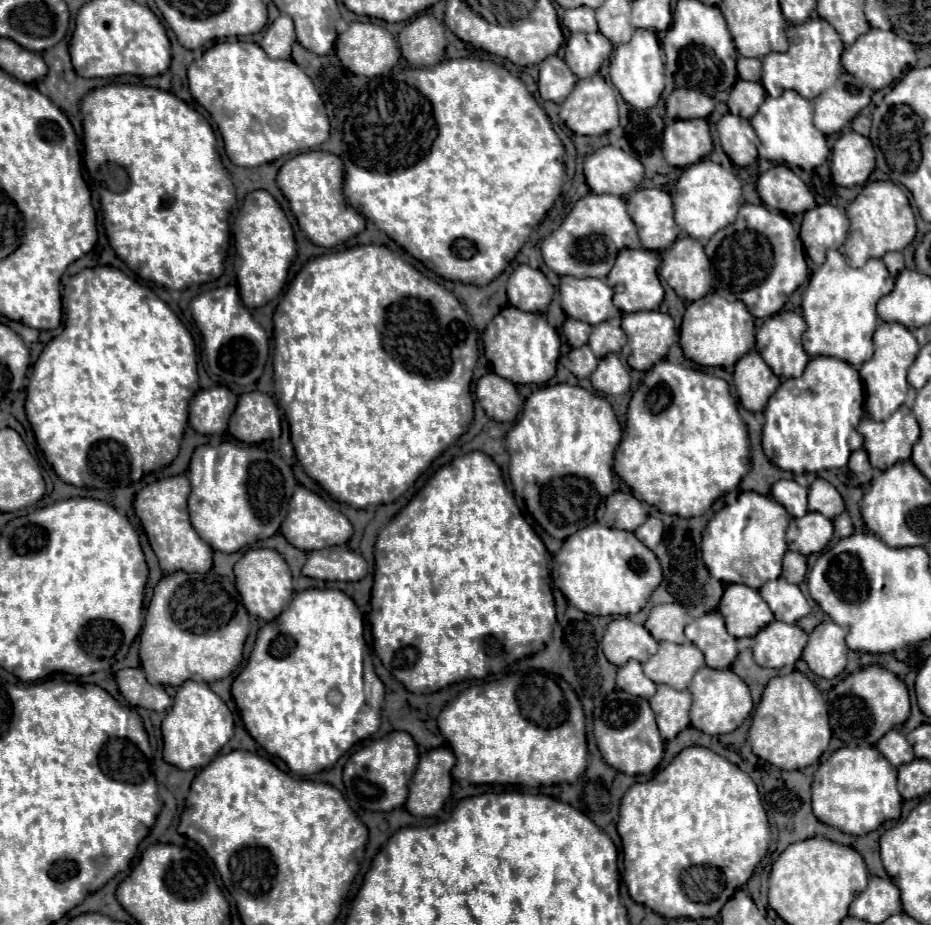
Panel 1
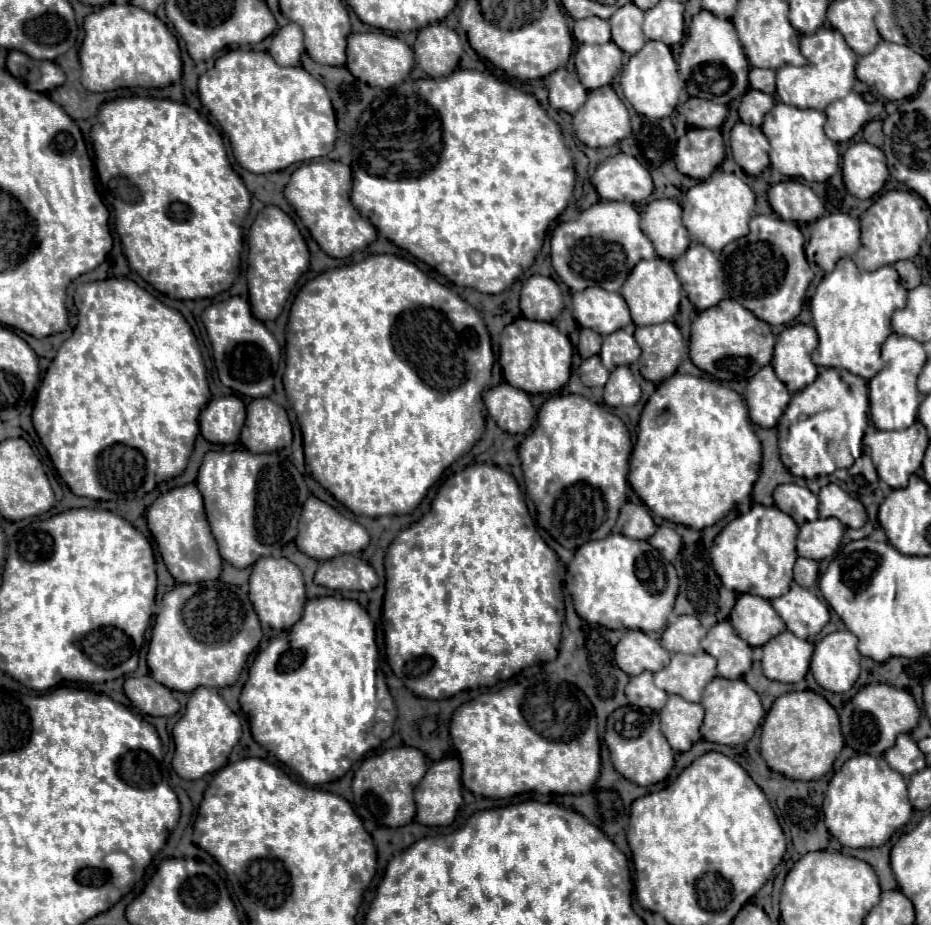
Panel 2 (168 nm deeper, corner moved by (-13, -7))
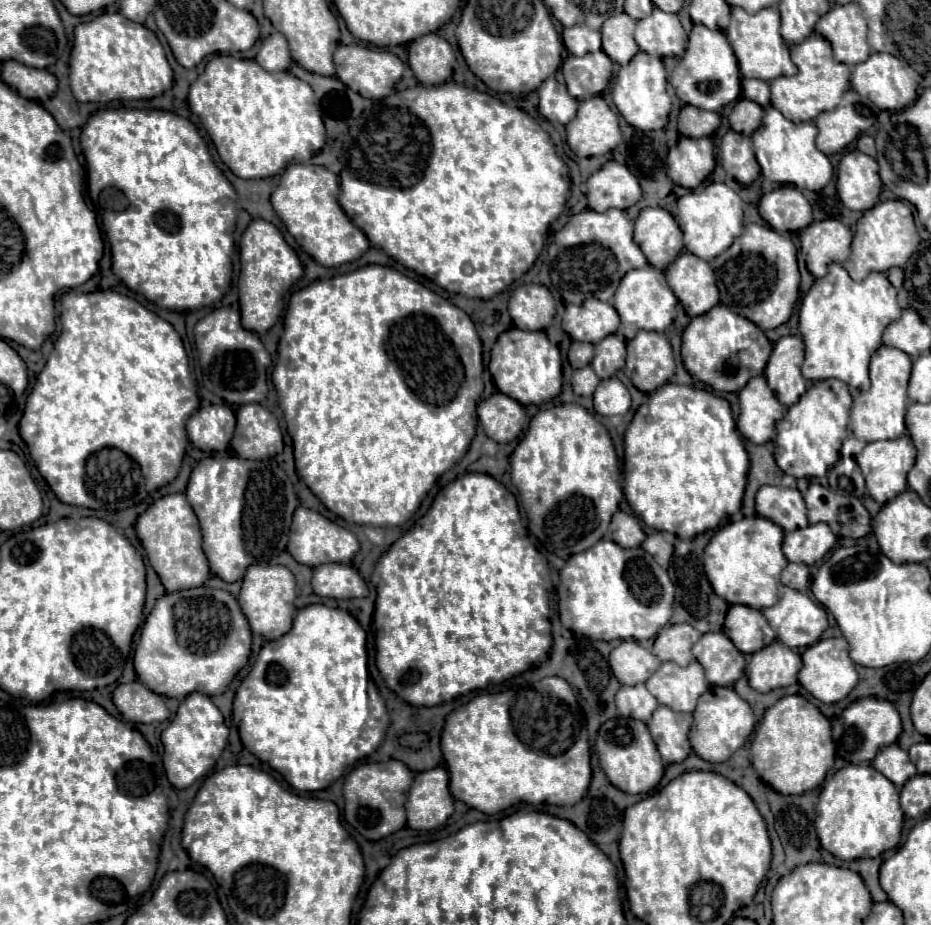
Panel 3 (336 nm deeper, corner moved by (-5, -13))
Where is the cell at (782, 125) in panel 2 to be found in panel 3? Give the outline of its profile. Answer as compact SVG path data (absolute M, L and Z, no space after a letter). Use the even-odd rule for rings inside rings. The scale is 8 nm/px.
M769 106L761 120L761 126L753 132L753 148L757 154L757 162L767 180L779 184L793 184L799 190L823 190L833 178L833 166L825 154L821 154L815 146L817 126L813 122L791 122L777 108Z

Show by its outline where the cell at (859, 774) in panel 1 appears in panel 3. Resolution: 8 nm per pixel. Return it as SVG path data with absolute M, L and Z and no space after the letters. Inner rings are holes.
M847 764L823 784L815 806L815 830L821 846L841 860L875 858L901 842L903 810L899 792L873 766Z

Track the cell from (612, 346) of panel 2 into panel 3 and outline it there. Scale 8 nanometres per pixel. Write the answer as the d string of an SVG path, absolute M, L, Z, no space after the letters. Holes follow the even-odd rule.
M611 334L595 346L595 358L591 362L599 378L611 378L617 370L625 366L625 338L621 334Z

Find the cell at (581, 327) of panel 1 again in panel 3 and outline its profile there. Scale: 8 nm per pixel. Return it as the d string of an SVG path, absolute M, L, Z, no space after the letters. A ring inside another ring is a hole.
M571 342L569 354L567 354L571 368L577 370L577 368L587 366L593 360L593 352L595 352L593 344L587 344L587 342Z

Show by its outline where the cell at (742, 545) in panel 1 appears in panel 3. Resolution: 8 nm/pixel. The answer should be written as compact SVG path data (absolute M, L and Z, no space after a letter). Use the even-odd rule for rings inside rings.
M753 516L721 528L705 546L705 574L719 598L729 604L745 604L755 610L769 608L777 602L777 586L783 568L789 564L783 550L783 530L767 518Z

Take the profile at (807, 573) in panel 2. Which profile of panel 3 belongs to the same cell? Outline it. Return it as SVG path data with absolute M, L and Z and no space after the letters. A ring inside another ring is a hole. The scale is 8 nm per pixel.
M789 564L781 572L781 584L789 586L793 590L805 592L809 588L809 568L801 566L801 564Z

